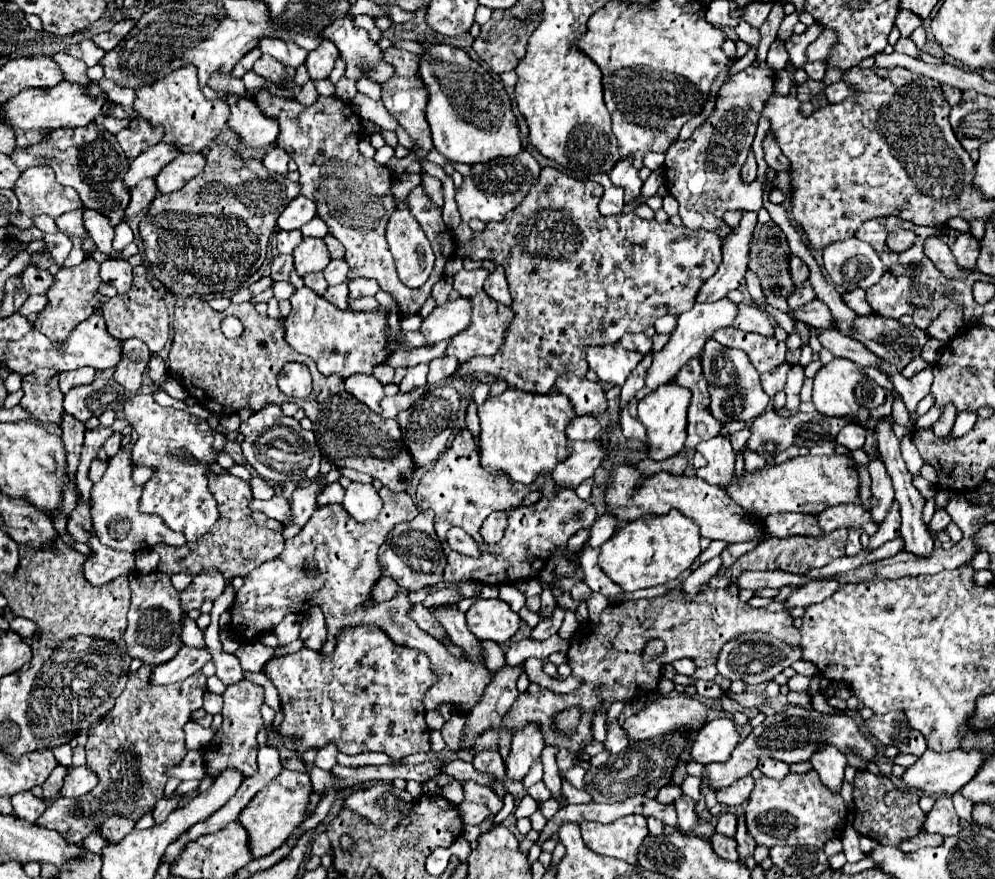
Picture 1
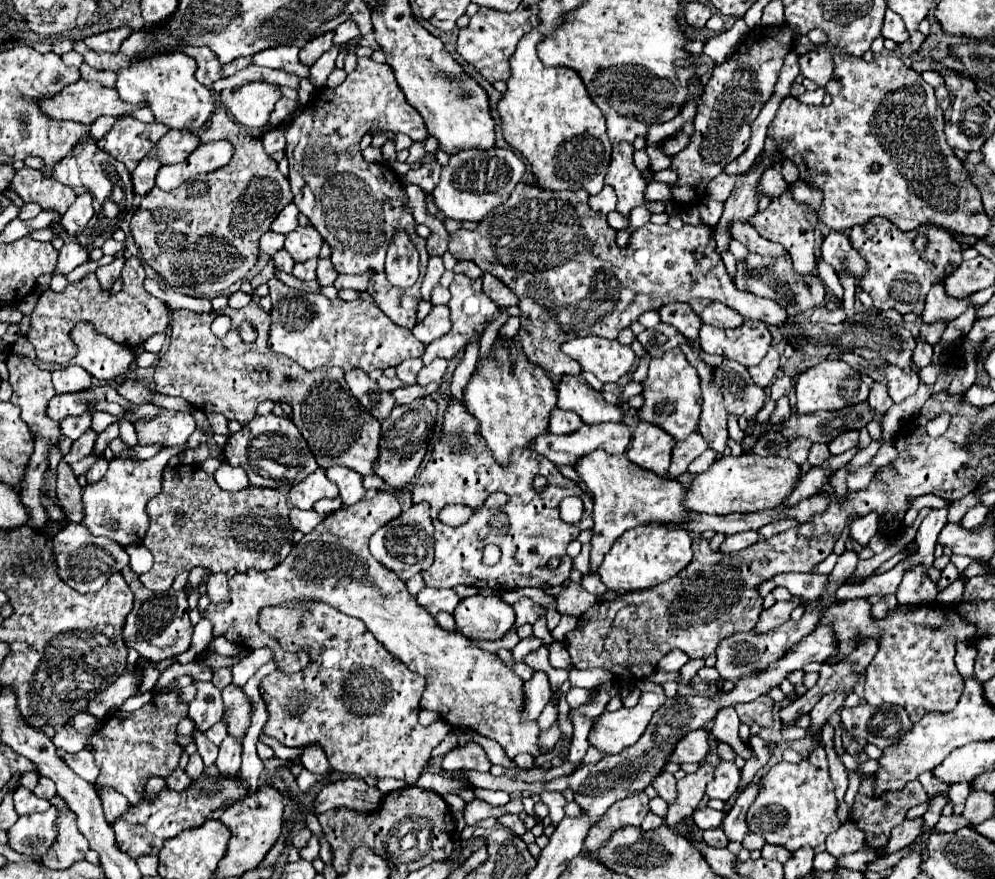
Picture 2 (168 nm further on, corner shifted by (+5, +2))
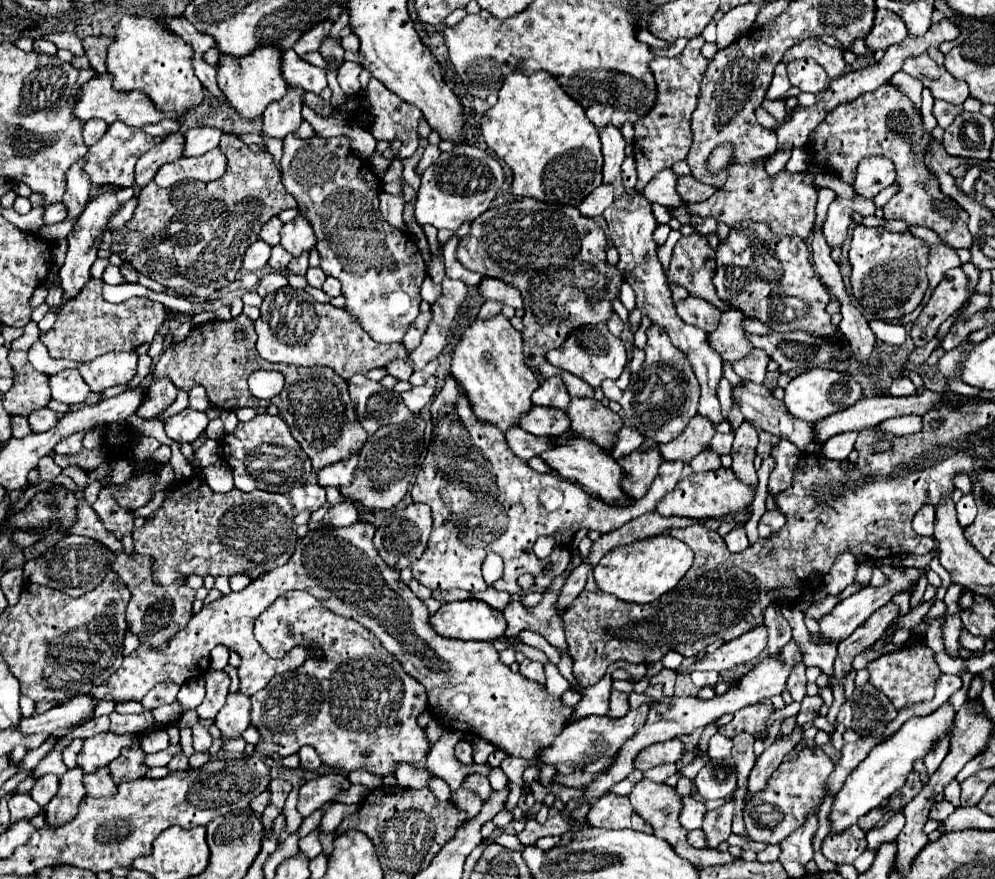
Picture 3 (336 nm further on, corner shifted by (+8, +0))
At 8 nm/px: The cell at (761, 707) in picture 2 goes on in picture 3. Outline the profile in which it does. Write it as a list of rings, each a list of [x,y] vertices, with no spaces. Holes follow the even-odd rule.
[[[762,700],[760,704],[754,706],[746,706],[740,712],[734,714],[734,720],[726,726],[720,726],[718,732],[732,738],[738,732],[750,732],[752,736],[758,736],[766,730],[766,720],[774,714],[774,706],[770,704],[770,700]]]

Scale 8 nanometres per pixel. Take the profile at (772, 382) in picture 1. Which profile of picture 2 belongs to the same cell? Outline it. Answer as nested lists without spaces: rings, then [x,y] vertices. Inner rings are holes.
[[[771,346],[769,352],[767,352],[767,356],[765,356],[757,366],[751,366],[751,368],[747,368],[747,370],[749,370],[749,374],[751,374],[751,378],[753,378],[753,382],[755,382],[757,386],[767,388],[767,386],[773,382],[773,378],[775,378],[775,374],[777,374],[779,366],[781,366],[781,356],[779,356],[779,352]]]

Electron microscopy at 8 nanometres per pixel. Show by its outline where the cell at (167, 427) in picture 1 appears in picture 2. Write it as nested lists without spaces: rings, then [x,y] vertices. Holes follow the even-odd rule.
[[[161,410],[155,420],[141,420],[135,424],[139,444],[165,444],[165,446],[181,446],[195,430],[195,418],[189,412],[173,412]]]

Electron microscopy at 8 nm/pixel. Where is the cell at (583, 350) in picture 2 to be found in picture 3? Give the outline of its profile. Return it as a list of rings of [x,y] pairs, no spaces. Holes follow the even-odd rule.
[[[606,324],[584,326],[584,328],[574,330],[558,350],[550,350],[546,354],[546,360],[550,364],[554,364],[562,370],[568,370],[574,376],[586,380],[590,386],[598,388],[602,384],[602,380],[606,380],[606,378],[618,380],[618,376],[622,374],[622,370],[626,366],[626,348],[620,338],[616,338],[608,332]]]

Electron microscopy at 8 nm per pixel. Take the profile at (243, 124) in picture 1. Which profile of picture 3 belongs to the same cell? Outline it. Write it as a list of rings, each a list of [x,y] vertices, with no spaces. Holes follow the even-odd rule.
[[[258,48],[250,56],[244,58],[230,58],[230,56],[220,56],[220,68],[218,68],[218,88],[226,96],[230,108],[236,110],[240,118],[254,120],[260,118],[264,108],[268,104],[280,100],[286,92],[286,82],[280,72],[280,56],[282,52],[278,48]]]

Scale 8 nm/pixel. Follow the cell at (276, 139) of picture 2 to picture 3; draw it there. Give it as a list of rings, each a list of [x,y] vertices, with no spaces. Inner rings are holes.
[[[288,88],[286,96],[278,102],[272,102],[262,114],[262,134],[282,140],[288,132],[296,132],[302,122],[302,88]]]

